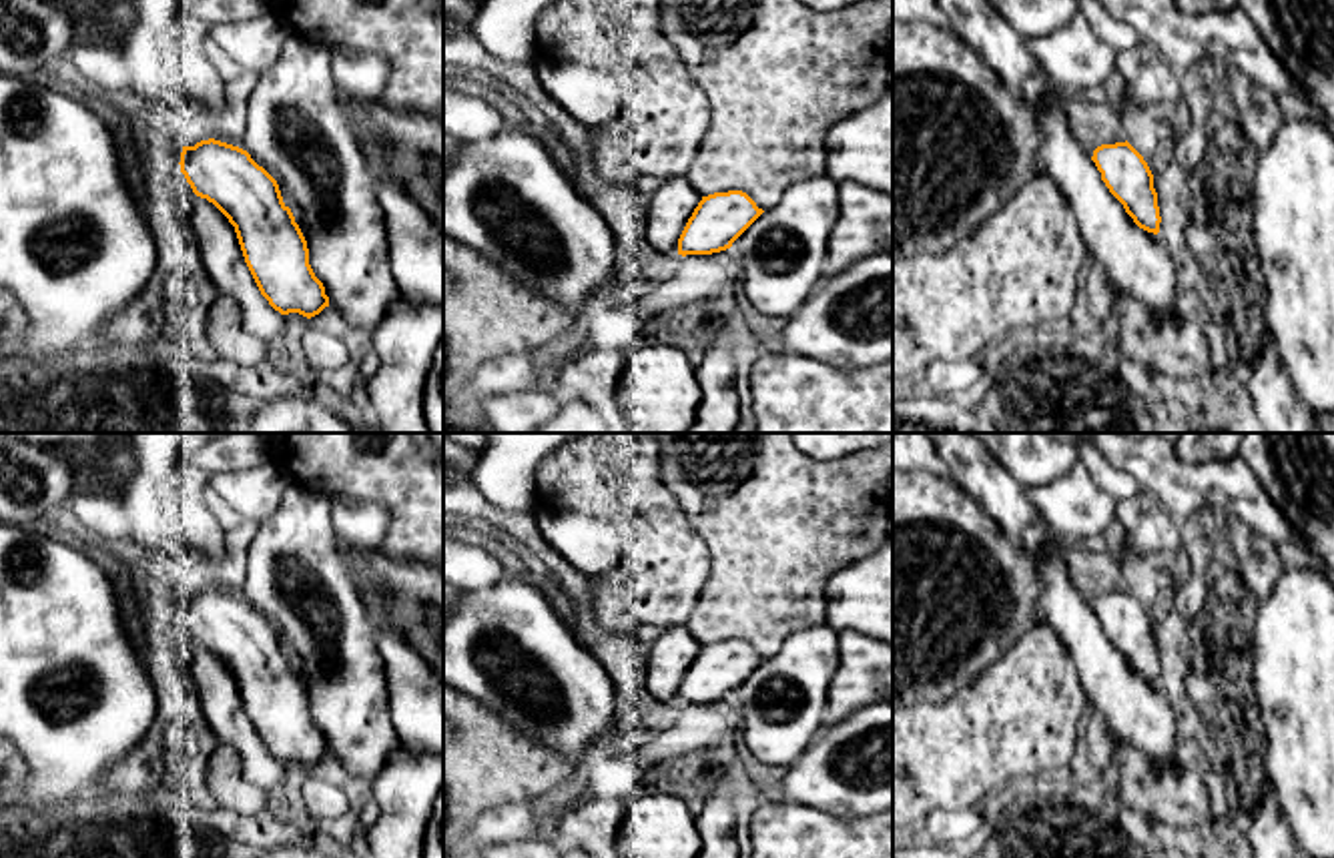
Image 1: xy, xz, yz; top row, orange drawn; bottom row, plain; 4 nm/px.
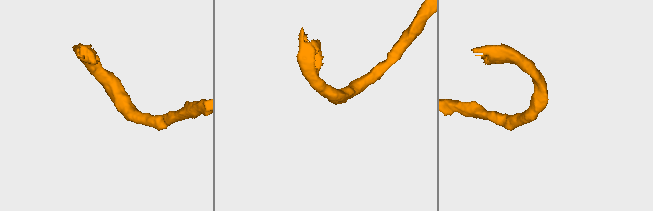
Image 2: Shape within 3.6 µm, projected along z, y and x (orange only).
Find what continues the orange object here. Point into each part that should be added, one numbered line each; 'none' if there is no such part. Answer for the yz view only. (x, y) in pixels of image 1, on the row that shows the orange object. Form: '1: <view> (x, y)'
1: yz (1138, 263)

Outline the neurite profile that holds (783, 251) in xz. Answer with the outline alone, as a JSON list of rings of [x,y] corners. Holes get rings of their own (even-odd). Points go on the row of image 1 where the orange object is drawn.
[[[824,172],[792,182],[730,247],[742,267],[738,293],[764,315],[792,317],[822,279],[837,219],[837,180]]]

